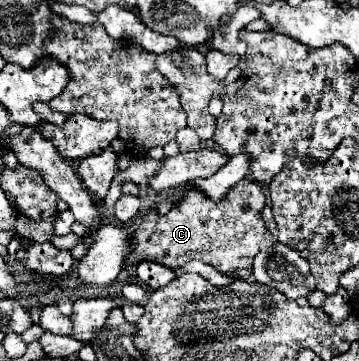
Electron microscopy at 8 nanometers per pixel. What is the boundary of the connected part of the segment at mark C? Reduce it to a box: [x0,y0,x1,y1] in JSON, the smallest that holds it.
[124,178,274,278]

